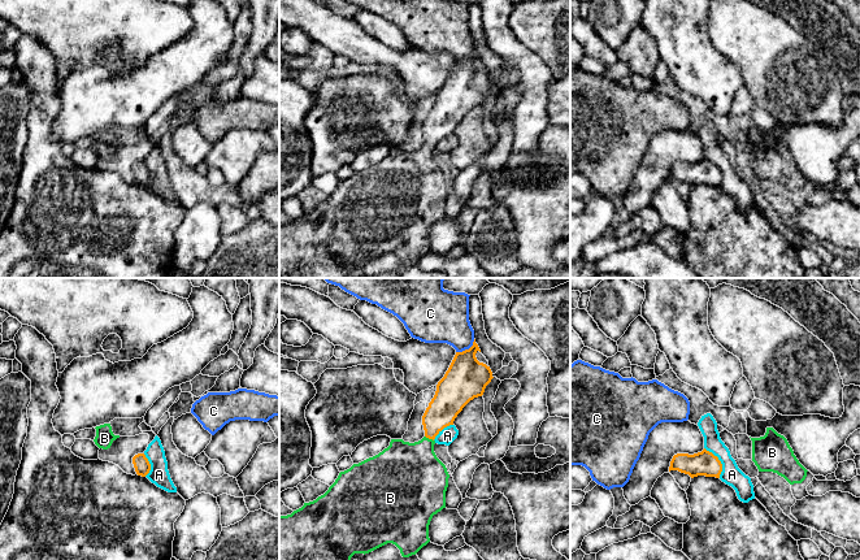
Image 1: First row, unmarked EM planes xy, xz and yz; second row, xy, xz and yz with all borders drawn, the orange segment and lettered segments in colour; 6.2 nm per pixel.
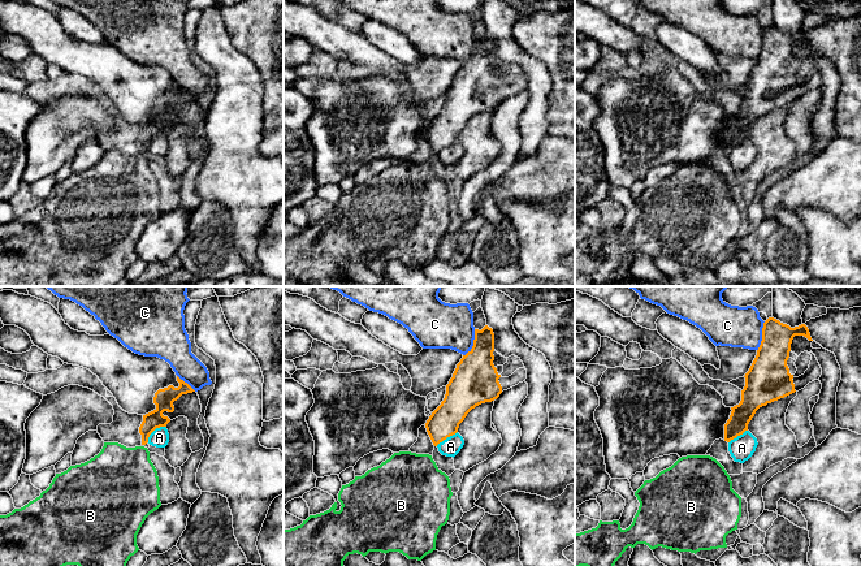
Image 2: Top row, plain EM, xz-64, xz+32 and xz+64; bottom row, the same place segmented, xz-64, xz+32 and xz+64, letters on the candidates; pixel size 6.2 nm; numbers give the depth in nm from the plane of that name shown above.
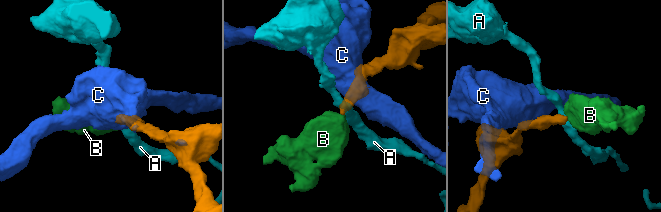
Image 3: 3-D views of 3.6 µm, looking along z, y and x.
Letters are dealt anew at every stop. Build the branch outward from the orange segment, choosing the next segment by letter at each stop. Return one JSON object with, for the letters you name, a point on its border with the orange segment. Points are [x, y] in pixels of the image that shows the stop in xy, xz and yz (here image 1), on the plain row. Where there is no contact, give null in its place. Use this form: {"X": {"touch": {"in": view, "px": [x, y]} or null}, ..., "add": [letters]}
{"B": {"touch": {"in": "xz", "px": [429, 147]}}, "add": ["B"]}

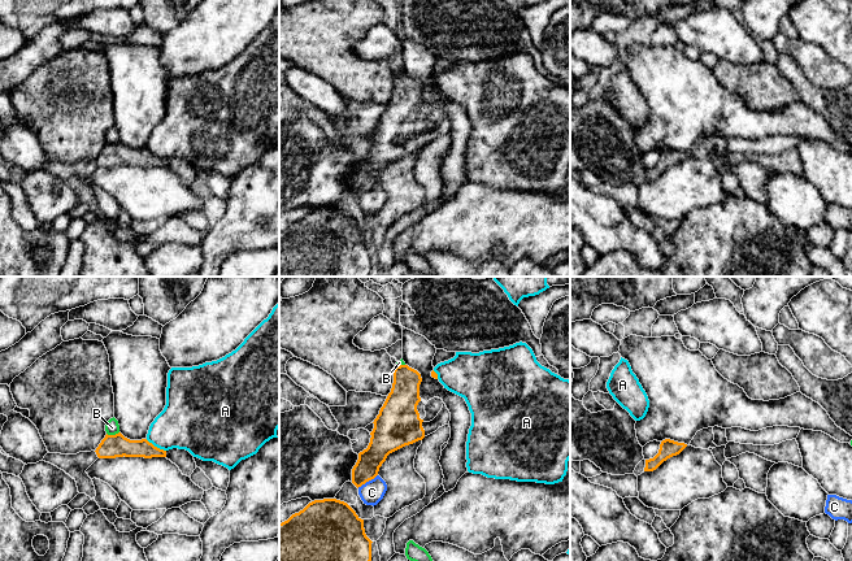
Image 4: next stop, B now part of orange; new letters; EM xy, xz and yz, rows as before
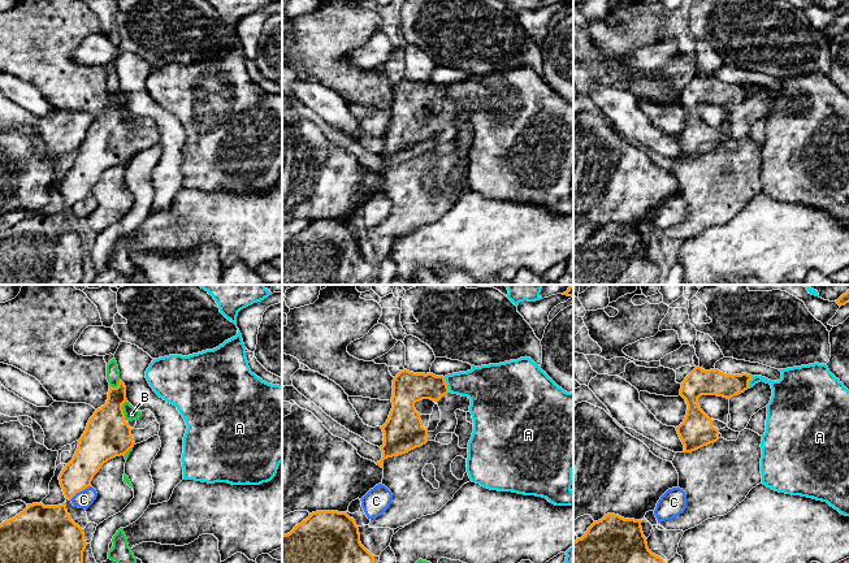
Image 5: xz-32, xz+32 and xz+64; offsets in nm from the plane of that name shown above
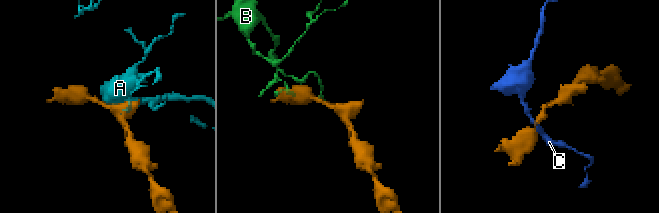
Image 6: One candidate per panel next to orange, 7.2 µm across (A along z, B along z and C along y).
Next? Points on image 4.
{"add": []}

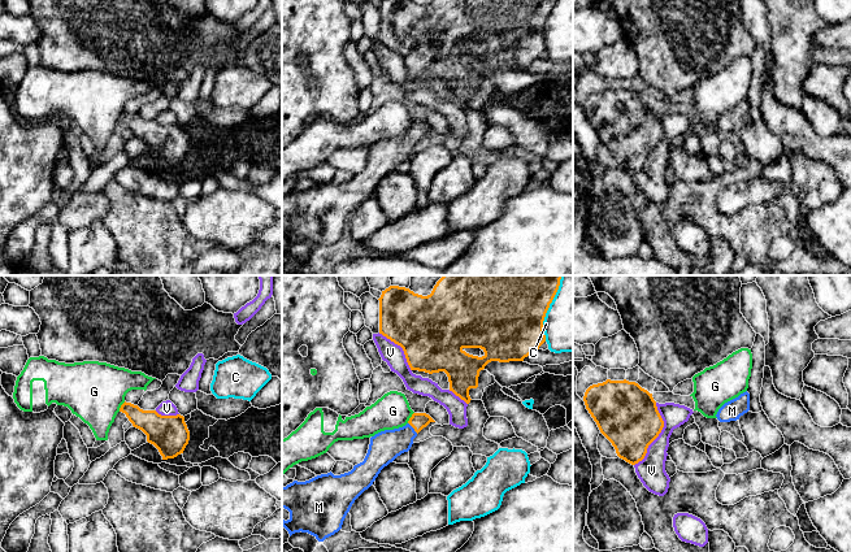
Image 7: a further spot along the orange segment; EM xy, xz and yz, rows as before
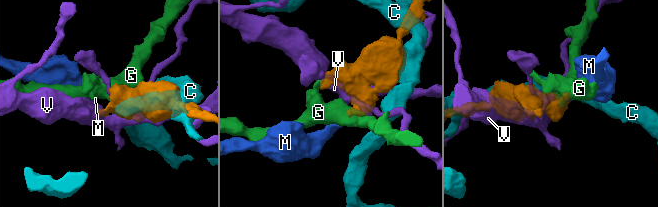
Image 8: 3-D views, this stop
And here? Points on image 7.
{"M": {"touch": {"in": "xz", "px": [412, 135]}}, "add": ["M"]}

